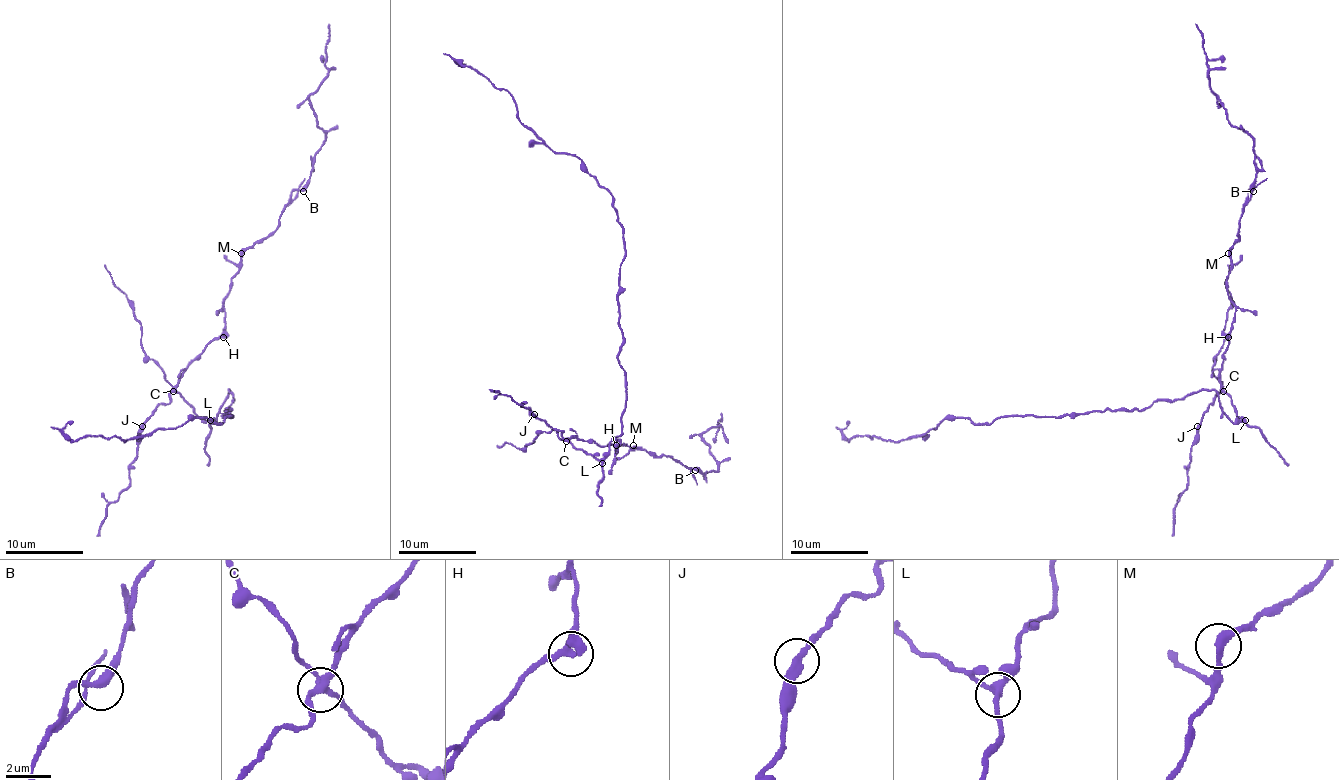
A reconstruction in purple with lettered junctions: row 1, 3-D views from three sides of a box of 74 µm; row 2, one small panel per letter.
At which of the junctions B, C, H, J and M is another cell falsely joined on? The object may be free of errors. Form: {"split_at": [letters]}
{"split_at": ["C"]}

